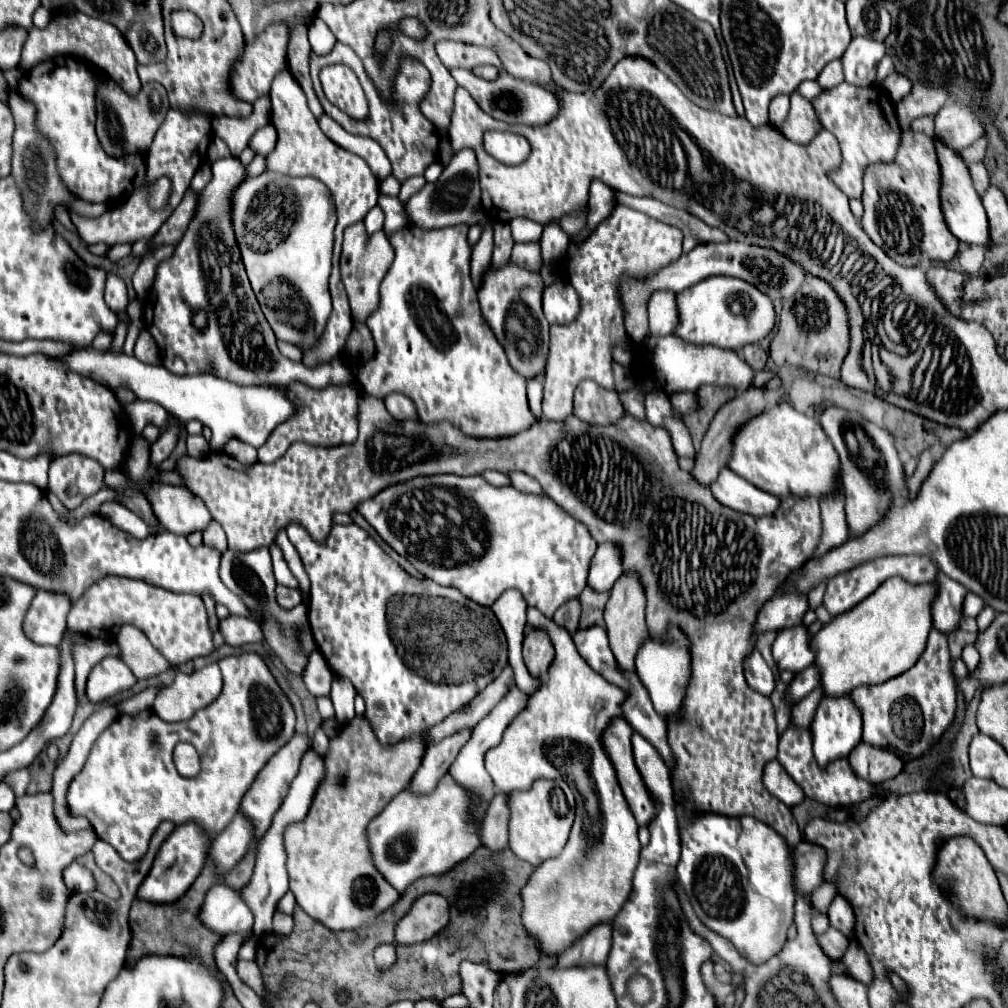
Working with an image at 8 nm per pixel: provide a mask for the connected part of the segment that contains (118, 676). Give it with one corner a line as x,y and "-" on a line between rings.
105,656
89,674
87,698
101,702
121,690
129,690
135,682
135,674
119,656

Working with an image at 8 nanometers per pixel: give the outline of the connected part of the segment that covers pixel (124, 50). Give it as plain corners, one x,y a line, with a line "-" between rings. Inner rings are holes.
79,10
73,12
57,12
53,14
47,28
31,28
27,34
27,40
23,44
19,68
29,70
29,66
39,64
41,60
47,60
55,54
73,54
89,60
103,72
107,72
129,96
137,96
141,90
141,80
137,76
137,58
129,50
129,44
125,44
125,36
115,24
101,22
99,18
83,16

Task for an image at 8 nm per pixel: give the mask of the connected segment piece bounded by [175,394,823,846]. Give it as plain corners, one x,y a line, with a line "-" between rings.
361,394
359,398
359,420
361,420
361,430
359,430
359,438
353,444
341,444
341,446
333,446
333,448
313,448
311,444
301,444
295,442
289,452
285,452
285,456
281,456
281,460
275,460
273,464
261,464
255,462
253,466
243,466
239,464
235,458
231,458
225,452
211,452
205,458
193,458
193,456
183,456
177,460
175,472
181,474
185,488
189,488
193,494
197,494
199,498
203,498
203,502
207,504
211,516
223,526
227,540
229,540
229,548
235,552
251,552
255,548
263,548
263,546
271,546
275,542
275,536
279,530
285,530
289,524
299,524
303,526
309,536
315,542
325,542
331,528
333,528
333,514
337,512
353,512
357,508
357,504
361,500
371,500
375,496
375,492
381,492
381,488
389,488
389,484
399,484
417,476
433,476
433,474
459,474
459,476
471,476
471,474
481,474
483,470
497,470
497,472
511,472
511,470
521,470
525,474
531,474
541,488
545,488
545,494
549,494
551,500
555,500
565,512
569,512
575,520
583,522
587,526
587,530
591,532
591,536
595,538
597,544
603,542
613,542
617,548
621,548
623,554
623,572
625,574
637,574
645,596
647,596
647,628
649,628
649,636
653,640
663,640
669,632
669,626
677,626
681,632
685,632
685,636
689,636
691,642
691,678
687,684
687,692
681,704
681,710
677,714
667,716
667,740
669,746
673,750
675,756
675,766
671,772
671,780
673,780
673,788
677,794
683,796
683,810
691,816
699,816
699,814
725,814
725,816
753,816
761,822
765,822
767,826
775,828
777,832
781,832
781,836
787,838
787,842
791,846
797,846
801,840
801,832
797,828
797,822
791,814
791,810
777,800
773,794
769,794
761,782
761,774
763,774
763,766
767,760
773,760
777,756
777,730
775,730
775,714
773,714
773,706
771,700
757,692
751,690
745,676
743,676
743,658
753,650
755,640
753,640
753,622
755,622
755,614
757,610
763,606
765,600
769,600
775,590
779,588
779,584
785,580
785,576
789,572
793,572
795,568
801,568
819,548
821,536
823,536
823,528
821,528
821,508
819,508
819,500
813,498
797,498
797,496
787,496
785,500
781,500
781,508
777,508
777,512
773,516
745,516
741,512
733,512
731,508
725,508
723,504
719,504
715,500
715,496
711,494
711,488
701,488
701,484
693,484
693,480
689,480
689,472
679,468
679,458
677,452
673,448
671,442
671,434
665,428
655,428
649,422
639,422
637,418
625,414
621,420
609,424
609,426
591,426
583,420
579,420
577,416
569,416
565,420
539,420
535,422
529,430
519,432
515,436
507,436
507,438
495,438
495,440
479,440
479,438
469,438
465,434
461,434
455,426
451,426
449,422
441,422
441,424
425,424
425,422
399,422
393,416
389,416
383,400
369,396
369,394

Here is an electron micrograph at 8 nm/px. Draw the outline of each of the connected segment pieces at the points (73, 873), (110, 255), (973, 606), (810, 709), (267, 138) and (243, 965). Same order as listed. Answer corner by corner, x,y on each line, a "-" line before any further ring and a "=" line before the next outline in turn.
75,862
63,871
63,878
71,892
89,892
91,888
95,888
95,882
91,880
91,872
=
123,244
123,246
111,246
111,248
107,250
105,258
107,258
107,260
111,260
111,262
115,262
115,260
119,260
119,258
125,258
125,256
129,256
129,248
131,248
131,244
=
967,592
963,616
973,616
973,618
975,618
975,616
981,612
981,608
983,608
983,600
977,598
977,596
973,596
973,592
=
815,688
809,696
805,696
801,702
797,702
791,710
791,722
789,724
793,724
795,728
809,728
813,714
815,714
815,708
817,708
821,698
823,698
823,690
=
267,124
263,128
263,132
255,132
253,138
250,139
249,148
255,152
255,154
261,154
261,156
267,156
269,152
273,152
277,142
277,131
271,124
=
239,962
237,972
239,972
239,978
247,986
251,986
255,992
259,992
263,996
263,980
261,980
261,974
259,974
259,968
255,962

